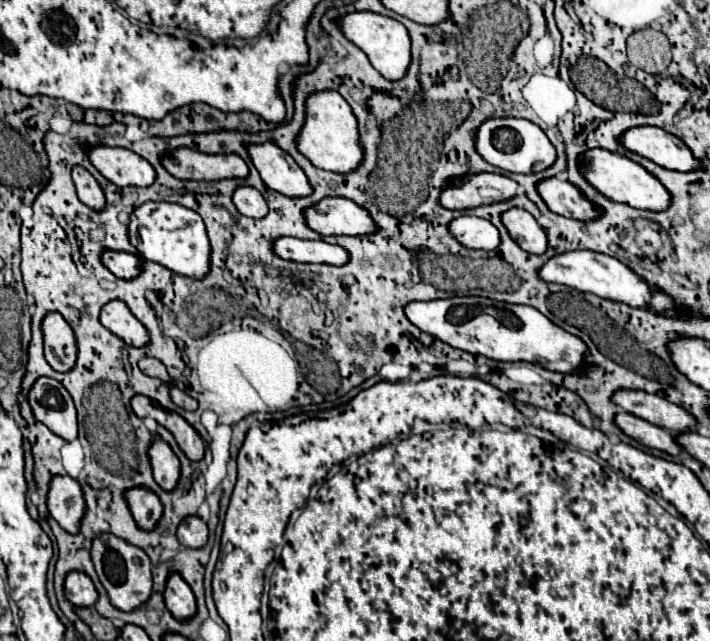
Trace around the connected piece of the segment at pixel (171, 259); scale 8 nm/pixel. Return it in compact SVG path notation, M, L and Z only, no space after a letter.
M148 201L130 215L130 241L146 261L156 261L166 269L192 279L204 279L210 273L210 241L204 221L192 209L176 203Z

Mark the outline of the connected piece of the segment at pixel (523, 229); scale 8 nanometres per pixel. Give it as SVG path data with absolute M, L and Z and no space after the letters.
M510 209L502 213L502 221L506 229L510 231L512 239L528 253L542 255L548 249L546 231L538 225L538 221L524 209Z

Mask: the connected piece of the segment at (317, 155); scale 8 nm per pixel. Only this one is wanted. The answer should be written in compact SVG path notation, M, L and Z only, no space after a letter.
M338 91L314 93L306 101L306 125L298 135L298 149L318 169L346 175L356 171L364 159L364 147L360 145L358 119L352 107L344 101Z

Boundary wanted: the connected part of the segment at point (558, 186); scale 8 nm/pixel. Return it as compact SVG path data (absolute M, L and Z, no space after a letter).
M556 177L540 181L538 183L538 193L546 201L546 205L564 217L580 219L580 221L590 221L600 215L600 209L582 195L578 187L574 187L570 181L560 181Z

